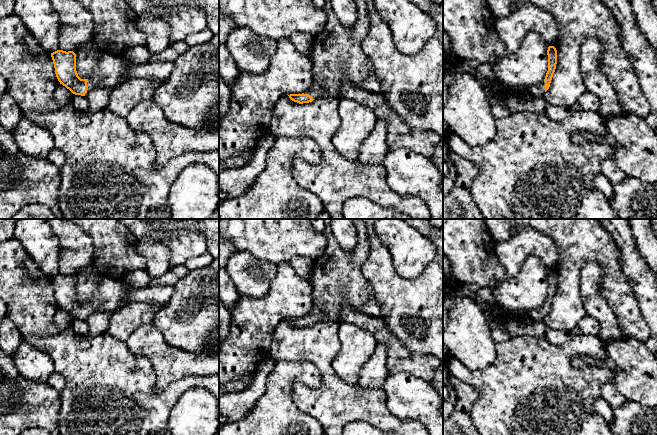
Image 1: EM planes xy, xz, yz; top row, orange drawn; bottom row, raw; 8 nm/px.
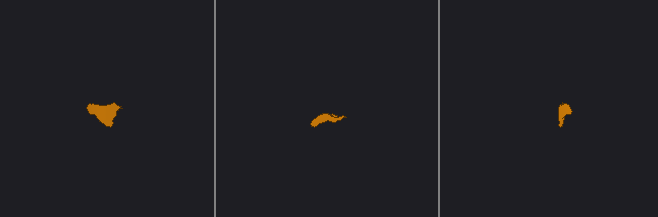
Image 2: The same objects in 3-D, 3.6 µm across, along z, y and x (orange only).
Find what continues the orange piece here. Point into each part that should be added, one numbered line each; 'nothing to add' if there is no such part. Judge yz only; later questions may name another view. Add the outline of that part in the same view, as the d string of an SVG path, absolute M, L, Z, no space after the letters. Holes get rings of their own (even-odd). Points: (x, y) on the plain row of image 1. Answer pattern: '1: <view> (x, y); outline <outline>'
1: yz (537, 314); outline M543 305L539 309L532 310L529 313L520 313L520 312L512 313L500 307L501 315L513 316L517 318L529 317L536 321L542 321L543 317L545 316L544 310L545 310L545 306Z

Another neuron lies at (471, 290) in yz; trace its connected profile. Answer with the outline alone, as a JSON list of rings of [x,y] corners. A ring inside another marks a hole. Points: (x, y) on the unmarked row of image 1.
[[[470,283],[461,284],[460,288],[460,291],[463,295],[468,296],[474,300],[477,300],[480,290],[481,287]]]

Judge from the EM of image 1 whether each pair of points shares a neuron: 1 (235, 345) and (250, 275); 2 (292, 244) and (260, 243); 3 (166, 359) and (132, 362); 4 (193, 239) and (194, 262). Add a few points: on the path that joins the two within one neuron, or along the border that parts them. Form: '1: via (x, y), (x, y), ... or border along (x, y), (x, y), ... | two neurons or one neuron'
1: border along (269, 289), (263, 295), (257, 297), (240, 295) | two neurons
2: via (284, 243), (268, 243) | one neuron
3: border along (128, 347), (149, 361), (156, 382) | two neurons
4: border along (206, 251), (188, 258), (183, 263) | two neurons

